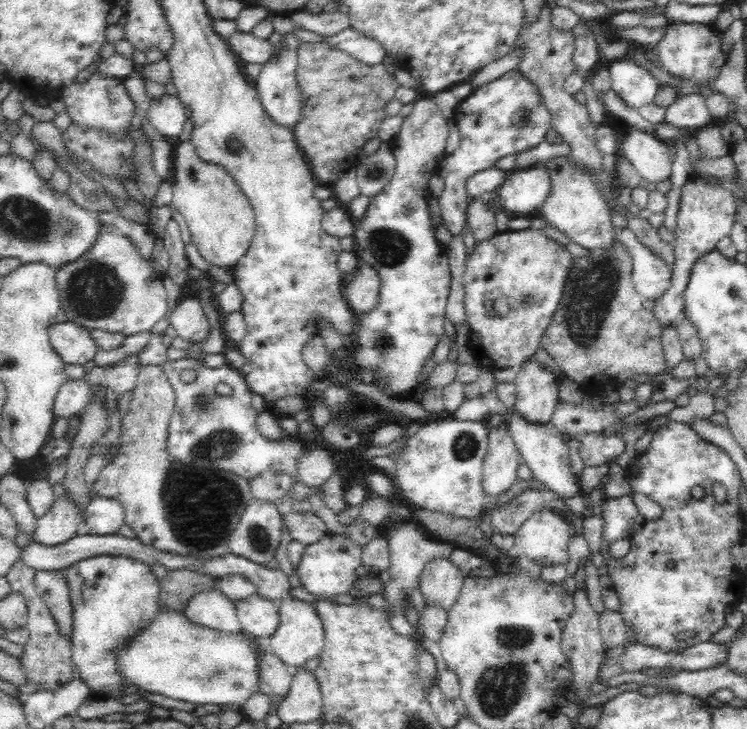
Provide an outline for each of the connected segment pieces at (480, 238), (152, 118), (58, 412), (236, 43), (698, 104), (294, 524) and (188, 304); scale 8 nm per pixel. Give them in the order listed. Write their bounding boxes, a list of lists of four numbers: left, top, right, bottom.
[[467,196,498,244],[147,94,188,138],[54,378,91,419],[227,31,276,68],[664,93,719,130],[283,512,328,545],[167,297,210,344]]

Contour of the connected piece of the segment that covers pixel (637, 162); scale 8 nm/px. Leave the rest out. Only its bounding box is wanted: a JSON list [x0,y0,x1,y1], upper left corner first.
[620,125,674,188]

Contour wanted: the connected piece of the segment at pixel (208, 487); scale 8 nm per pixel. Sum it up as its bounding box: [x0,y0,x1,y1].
[93,366,252,559]

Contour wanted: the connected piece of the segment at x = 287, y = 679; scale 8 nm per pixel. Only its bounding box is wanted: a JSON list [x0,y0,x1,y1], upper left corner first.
[258,650,293,701]

